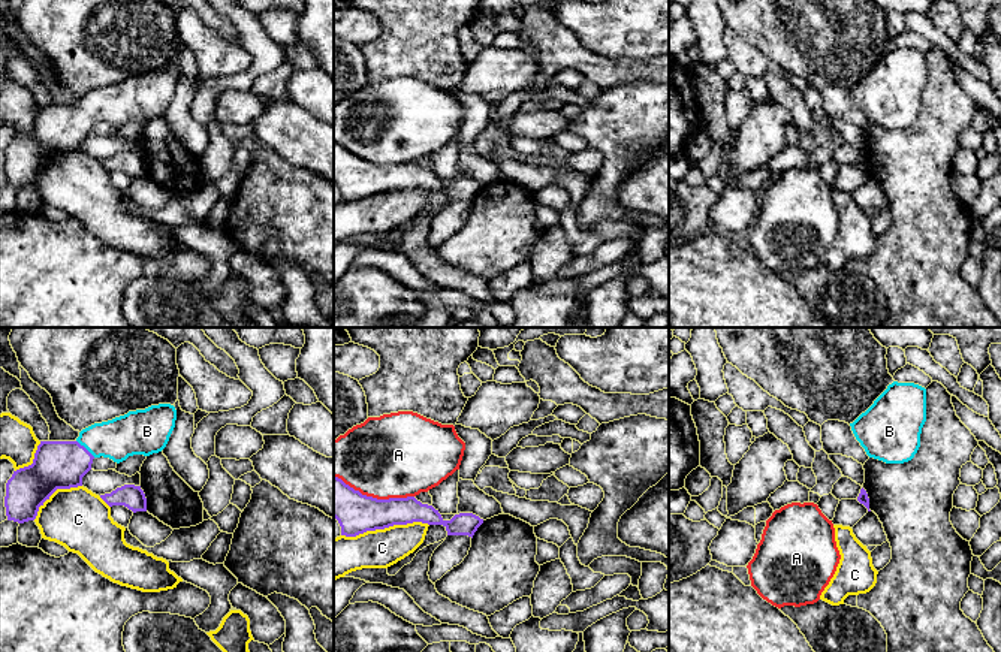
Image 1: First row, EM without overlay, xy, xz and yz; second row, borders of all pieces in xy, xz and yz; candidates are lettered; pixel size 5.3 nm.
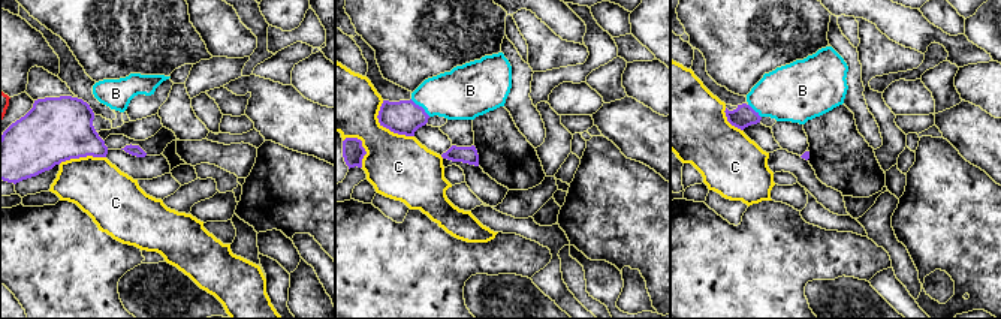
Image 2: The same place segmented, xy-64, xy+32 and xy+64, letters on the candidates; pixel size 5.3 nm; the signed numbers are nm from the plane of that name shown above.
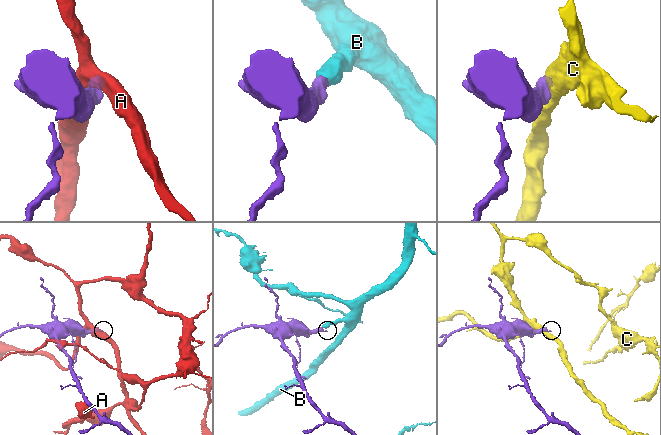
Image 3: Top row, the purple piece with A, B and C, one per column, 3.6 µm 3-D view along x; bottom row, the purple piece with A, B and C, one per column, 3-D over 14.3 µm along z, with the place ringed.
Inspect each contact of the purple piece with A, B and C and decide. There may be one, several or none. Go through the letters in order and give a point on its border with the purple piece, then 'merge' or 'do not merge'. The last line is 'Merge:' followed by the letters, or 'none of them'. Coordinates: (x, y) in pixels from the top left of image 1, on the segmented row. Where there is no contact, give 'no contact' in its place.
A: contact xz (374, 498); do not merge
B: contact xy (84, 447); merge
C: contact xz (385, 527); do not merge
Merge: B

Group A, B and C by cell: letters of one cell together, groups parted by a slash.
A / B / C

